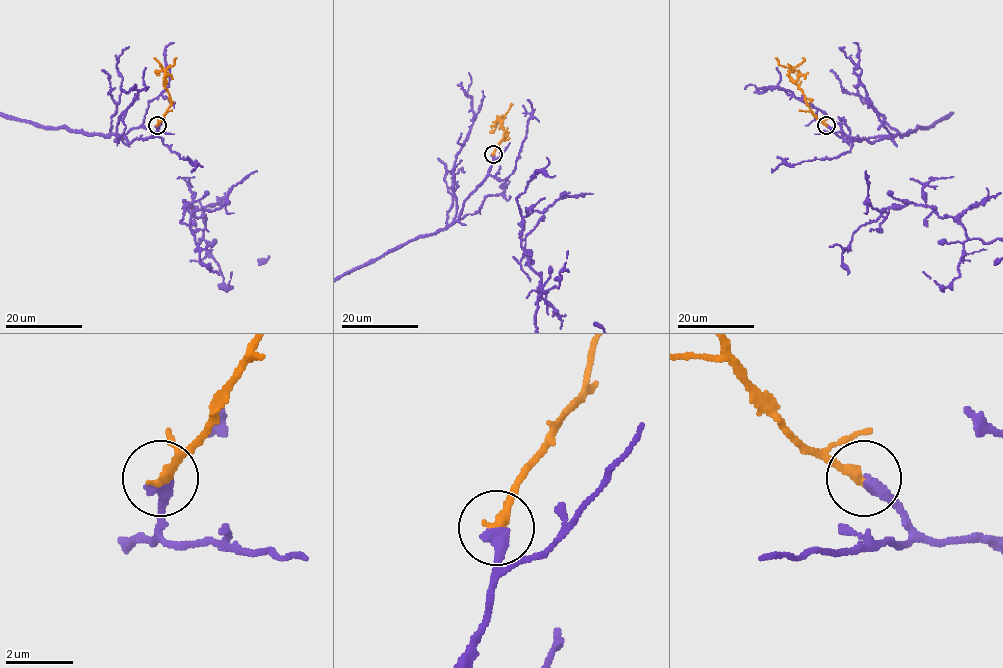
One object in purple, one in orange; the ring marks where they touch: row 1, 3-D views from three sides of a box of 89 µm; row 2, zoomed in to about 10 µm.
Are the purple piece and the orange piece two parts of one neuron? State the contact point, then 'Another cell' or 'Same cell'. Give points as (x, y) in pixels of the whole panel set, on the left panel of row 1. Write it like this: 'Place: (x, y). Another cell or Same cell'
Place: (157, 125). Same cell

